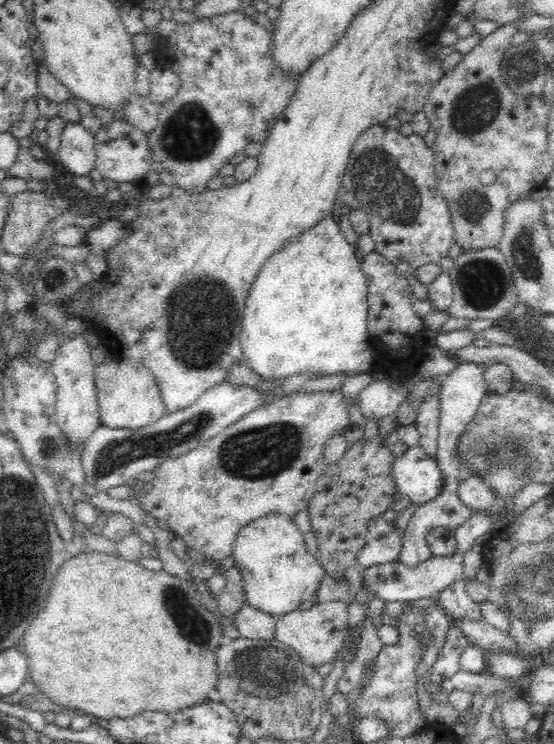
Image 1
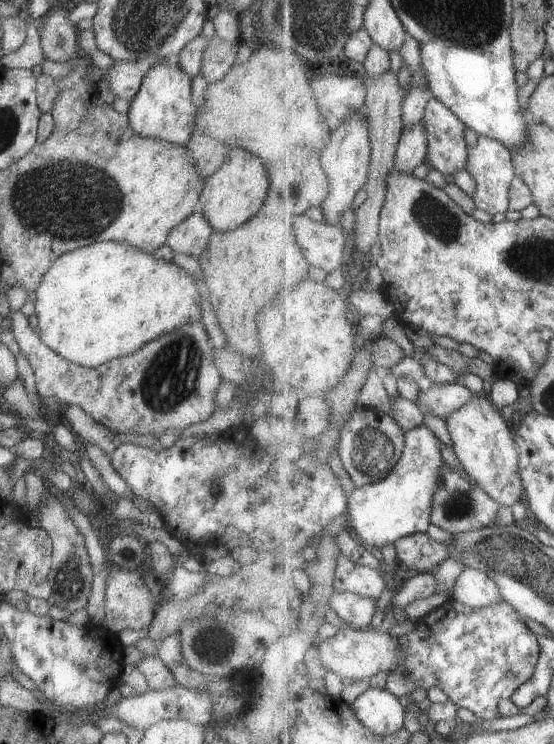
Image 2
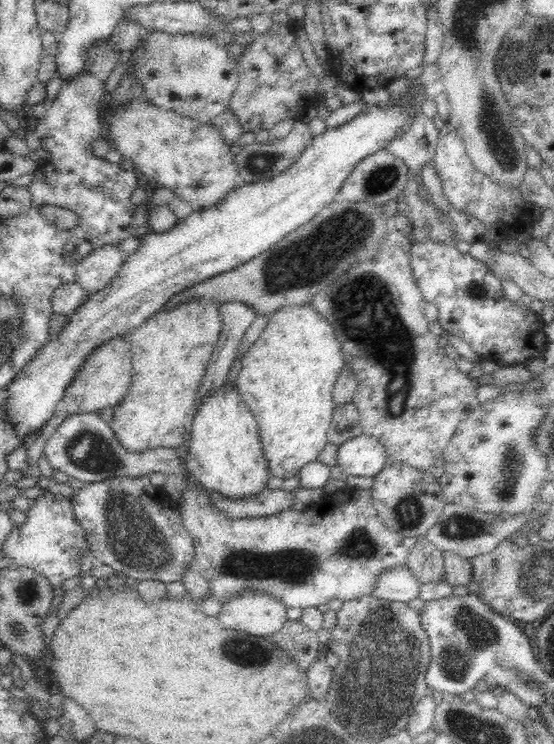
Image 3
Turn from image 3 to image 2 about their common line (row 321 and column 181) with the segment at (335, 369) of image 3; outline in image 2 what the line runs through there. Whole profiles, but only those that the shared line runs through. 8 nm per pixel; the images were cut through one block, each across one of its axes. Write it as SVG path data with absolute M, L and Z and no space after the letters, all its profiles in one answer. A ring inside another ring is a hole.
M99 242L55 258L33 292L39 326L37 334L45 347L61 359L86 368L96 368L112 359L136 352L145 342L190 321L200 321L195 284L172 260L159 261L126 243Z

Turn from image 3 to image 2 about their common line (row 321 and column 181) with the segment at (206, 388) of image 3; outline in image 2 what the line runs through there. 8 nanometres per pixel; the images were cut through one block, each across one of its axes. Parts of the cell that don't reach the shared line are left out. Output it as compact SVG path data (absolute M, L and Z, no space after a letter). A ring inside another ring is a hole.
M196 209L169 232L166 246L174 254L182 253L198 259L205 250L212 231L209 222Z

